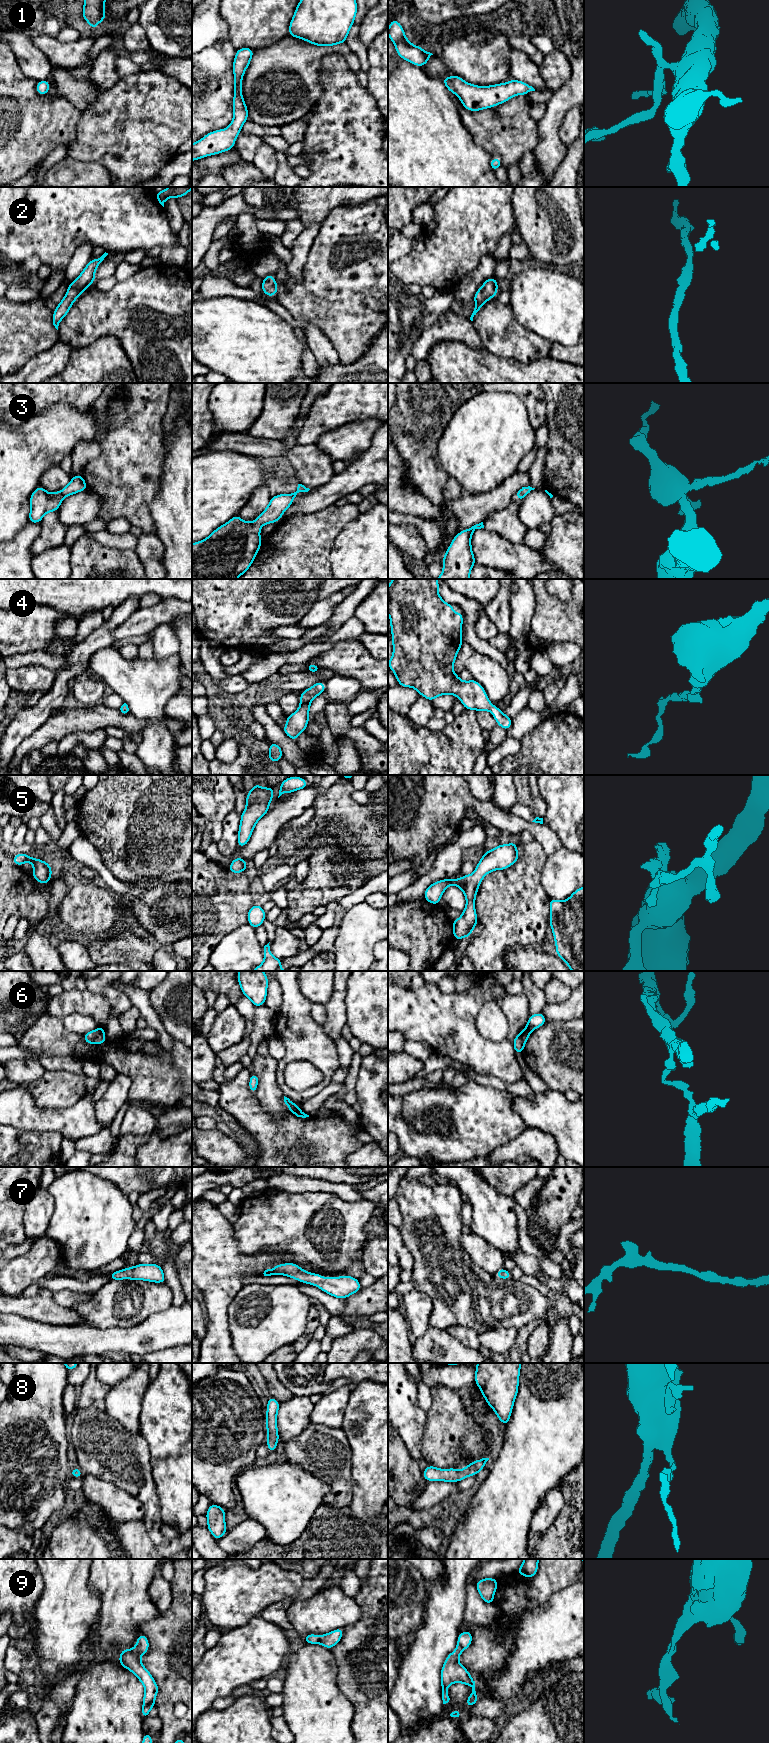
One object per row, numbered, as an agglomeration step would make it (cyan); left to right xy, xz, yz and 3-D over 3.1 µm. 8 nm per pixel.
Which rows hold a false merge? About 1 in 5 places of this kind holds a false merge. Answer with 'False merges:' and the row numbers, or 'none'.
False merges: 6

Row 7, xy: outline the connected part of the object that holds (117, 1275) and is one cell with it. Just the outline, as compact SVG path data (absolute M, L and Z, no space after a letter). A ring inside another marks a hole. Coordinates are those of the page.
M138 1264L110 1274L110 1280L144 1280L155 1283L166 1283L162 1267L158 1264Z

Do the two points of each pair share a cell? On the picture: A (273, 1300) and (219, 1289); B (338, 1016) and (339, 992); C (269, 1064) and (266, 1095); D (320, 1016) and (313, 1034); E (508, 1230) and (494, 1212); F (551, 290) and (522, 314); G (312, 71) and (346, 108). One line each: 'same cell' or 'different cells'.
A: different cells
B: same cell
C: same cell
D: different cells
E: same cell
F: same cell
G: different cells

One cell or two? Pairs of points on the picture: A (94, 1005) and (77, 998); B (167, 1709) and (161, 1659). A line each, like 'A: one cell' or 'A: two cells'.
A: one cell
B: one cell

